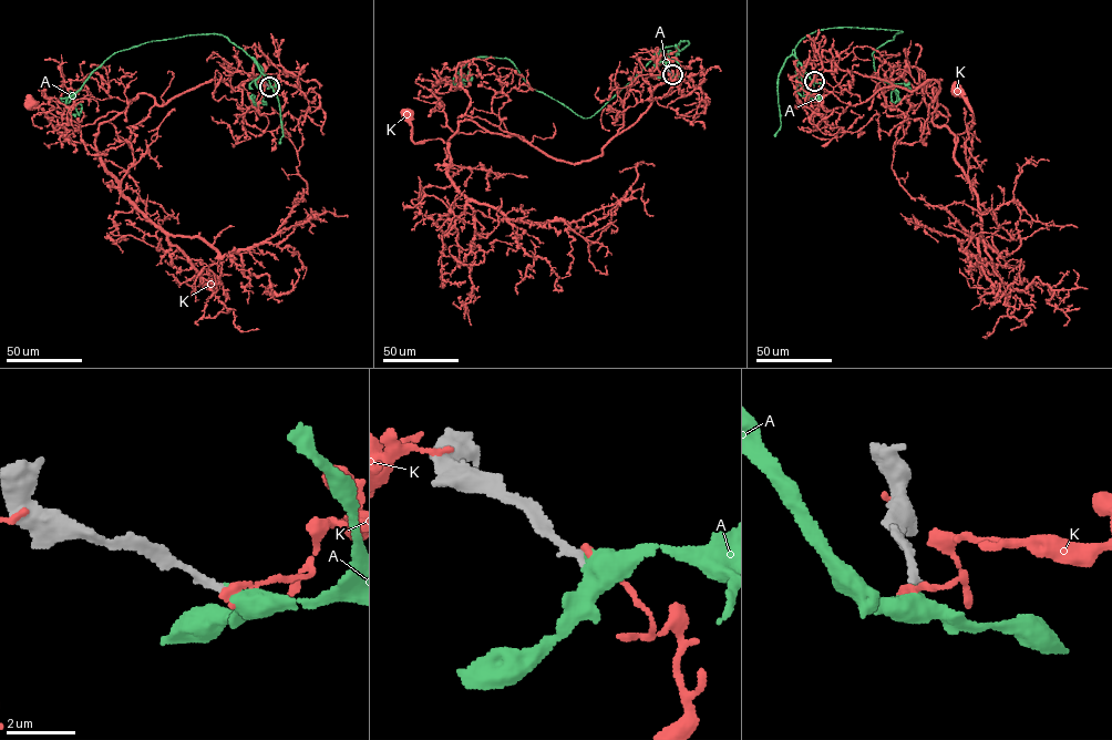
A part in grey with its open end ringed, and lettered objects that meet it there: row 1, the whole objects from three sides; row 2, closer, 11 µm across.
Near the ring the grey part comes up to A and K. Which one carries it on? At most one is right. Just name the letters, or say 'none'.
A

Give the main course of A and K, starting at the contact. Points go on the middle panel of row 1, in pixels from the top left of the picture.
A: (672, 74), (681, 70), (668, 47), (584, 119), (532, 88), (508, 59), (476, 57), (459, 71), (467, 74)
K: (672, 74), (677, 82), (666, 96), (600, 154), (575, 163), (465, 119), (446, 142), (413, 142), (407, 112)

